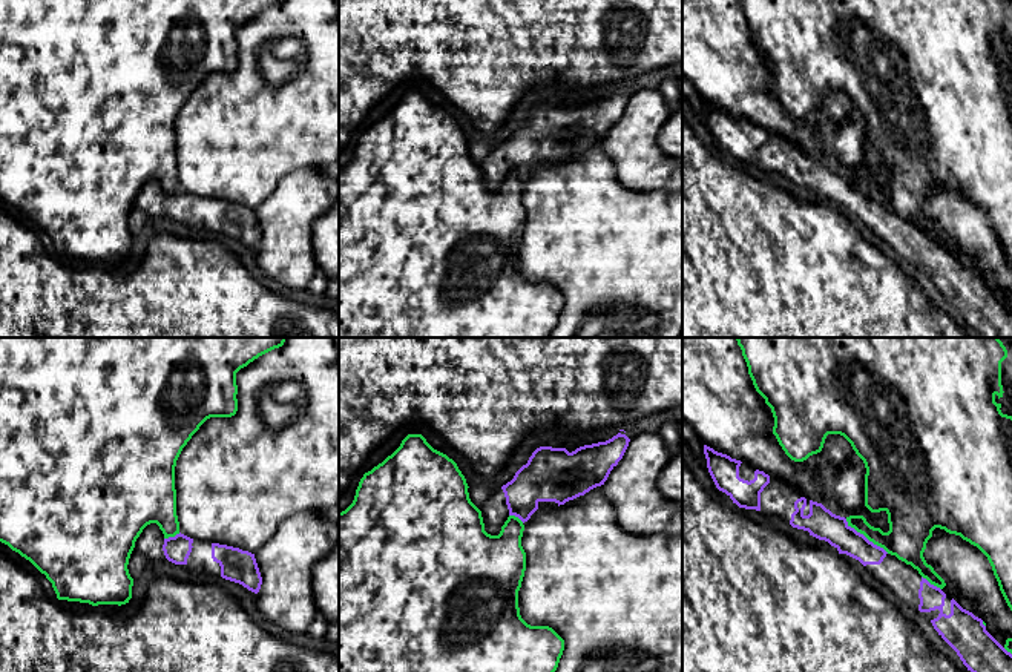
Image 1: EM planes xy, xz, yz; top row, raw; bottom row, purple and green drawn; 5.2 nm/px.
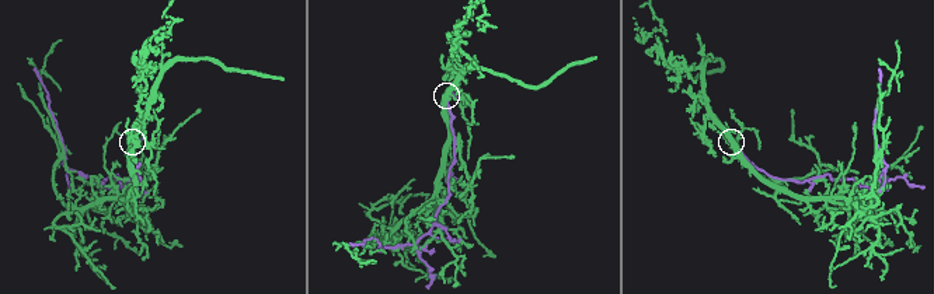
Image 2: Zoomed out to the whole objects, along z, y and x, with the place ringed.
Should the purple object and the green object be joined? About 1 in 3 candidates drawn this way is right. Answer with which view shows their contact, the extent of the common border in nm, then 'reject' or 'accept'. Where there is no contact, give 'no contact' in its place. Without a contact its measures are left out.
yz | 300 nm | reject

